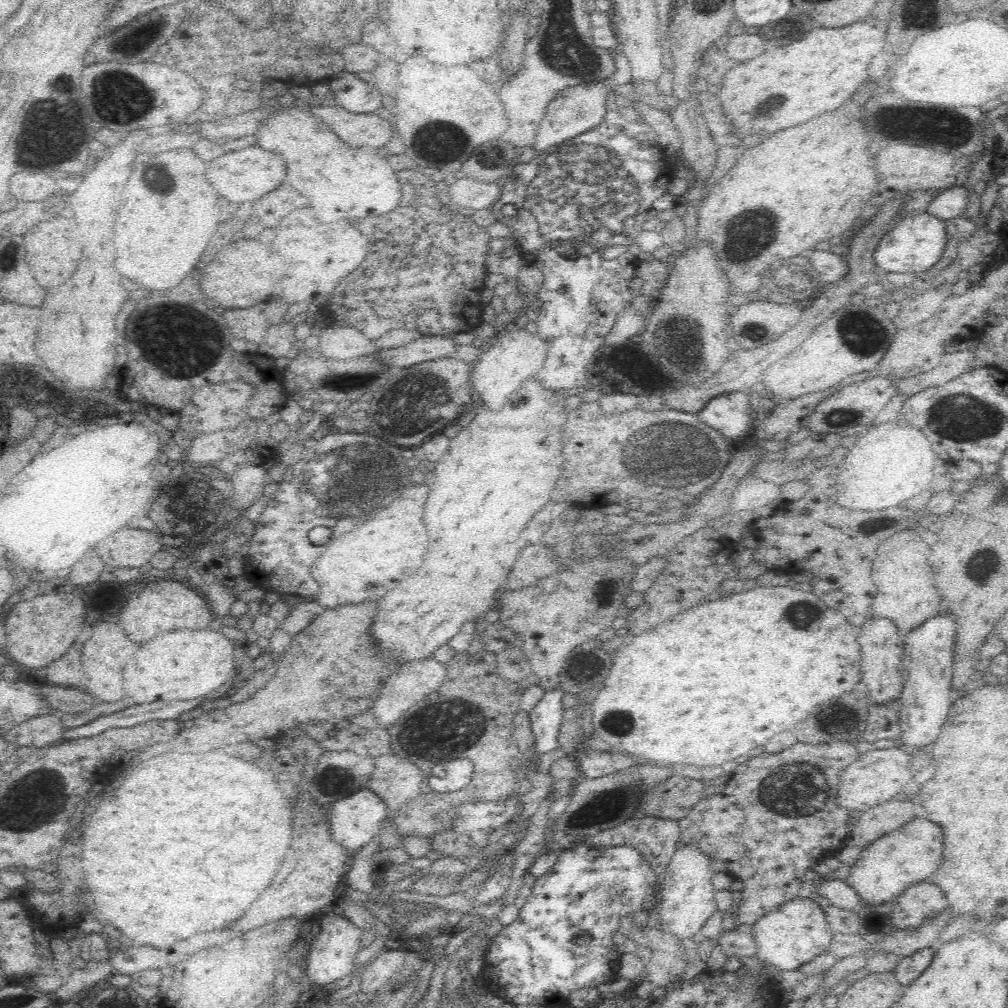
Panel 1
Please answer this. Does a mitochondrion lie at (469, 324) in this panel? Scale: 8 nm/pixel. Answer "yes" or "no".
no

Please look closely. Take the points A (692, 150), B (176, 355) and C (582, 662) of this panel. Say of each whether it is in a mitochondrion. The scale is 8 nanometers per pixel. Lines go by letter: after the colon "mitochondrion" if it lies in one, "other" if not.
A: other
B: mitochondrion
C: other

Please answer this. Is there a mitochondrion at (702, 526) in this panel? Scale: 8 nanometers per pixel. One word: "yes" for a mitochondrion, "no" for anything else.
no

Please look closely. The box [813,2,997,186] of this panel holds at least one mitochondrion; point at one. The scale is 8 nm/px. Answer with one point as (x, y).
(907, 121)

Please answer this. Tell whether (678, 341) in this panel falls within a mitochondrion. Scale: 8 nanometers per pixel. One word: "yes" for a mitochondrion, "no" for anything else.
yes

